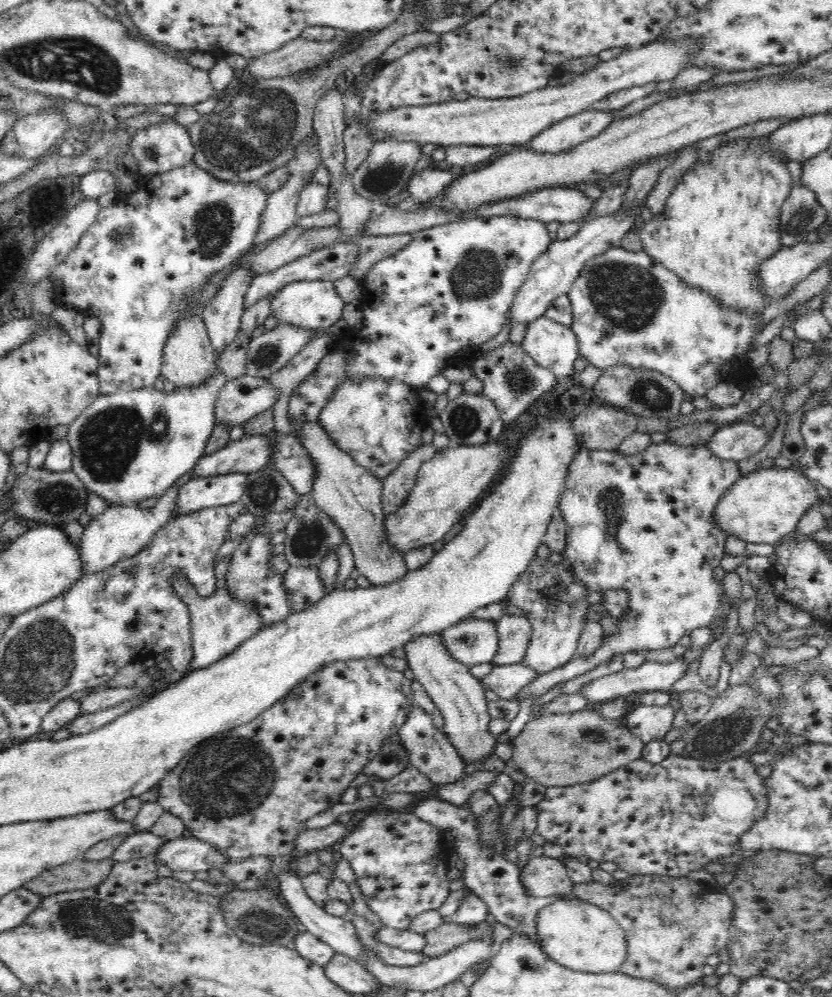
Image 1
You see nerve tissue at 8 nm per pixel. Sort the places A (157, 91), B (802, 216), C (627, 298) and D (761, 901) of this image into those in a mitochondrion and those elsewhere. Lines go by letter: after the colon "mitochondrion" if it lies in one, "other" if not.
A: other
B: mitochondrion
C: mitochondrion
D: other

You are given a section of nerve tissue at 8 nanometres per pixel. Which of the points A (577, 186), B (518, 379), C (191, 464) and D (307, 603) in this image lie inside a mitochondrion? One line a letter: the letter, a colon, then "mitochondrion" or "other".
A: other
B: mitochondrion
C: other
D: other

